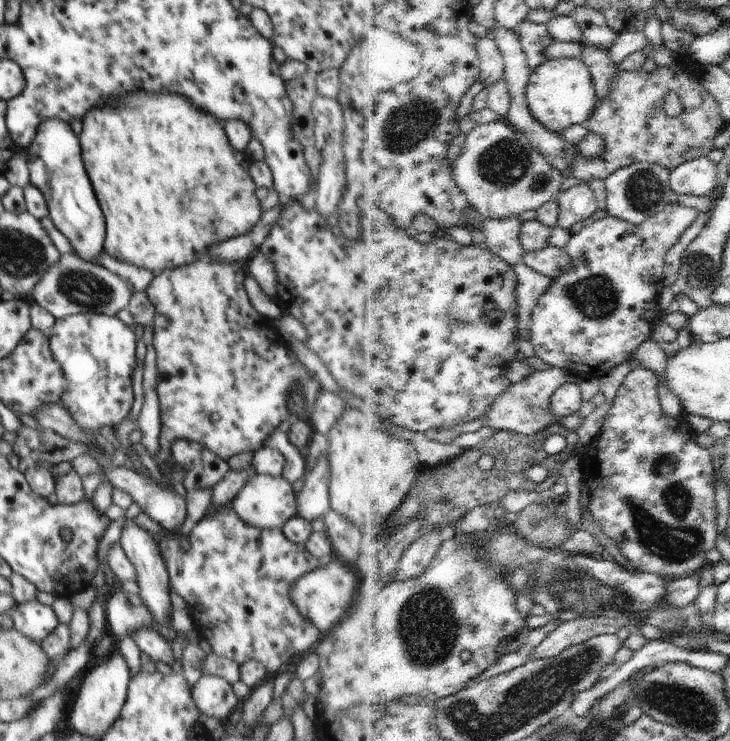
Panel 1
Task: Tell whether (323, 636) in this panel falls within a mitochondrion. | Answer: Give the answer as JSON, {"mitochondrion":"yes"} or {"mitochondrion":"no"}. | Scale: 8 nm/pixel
{"mitochondrion":"no"}

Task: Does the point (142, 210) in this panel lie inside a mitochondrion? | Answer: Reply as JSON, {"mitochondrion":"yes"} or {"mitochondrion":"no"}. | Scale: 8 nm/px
{"mitochondrion":"no"}

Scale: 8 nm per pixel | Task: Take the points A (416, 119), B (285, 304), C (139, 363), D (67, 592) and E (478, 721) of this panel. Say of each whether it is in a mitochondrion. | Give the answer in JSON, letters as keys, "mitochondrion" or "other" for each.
{"A":"mitochondrion","B":"other","C":"other","D":"other","E":"mitochondrion"}

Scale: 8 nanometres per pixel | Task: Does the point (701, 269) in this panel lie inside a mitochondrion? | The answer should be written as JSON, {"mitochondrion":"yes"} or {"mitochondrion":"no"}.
{"mitochondrion":"yes"}

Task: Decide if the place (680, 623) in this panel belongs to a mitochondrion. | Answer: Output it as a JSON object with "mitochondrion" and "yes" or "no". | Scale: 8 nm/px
{"mitochondrion":"yes"}

